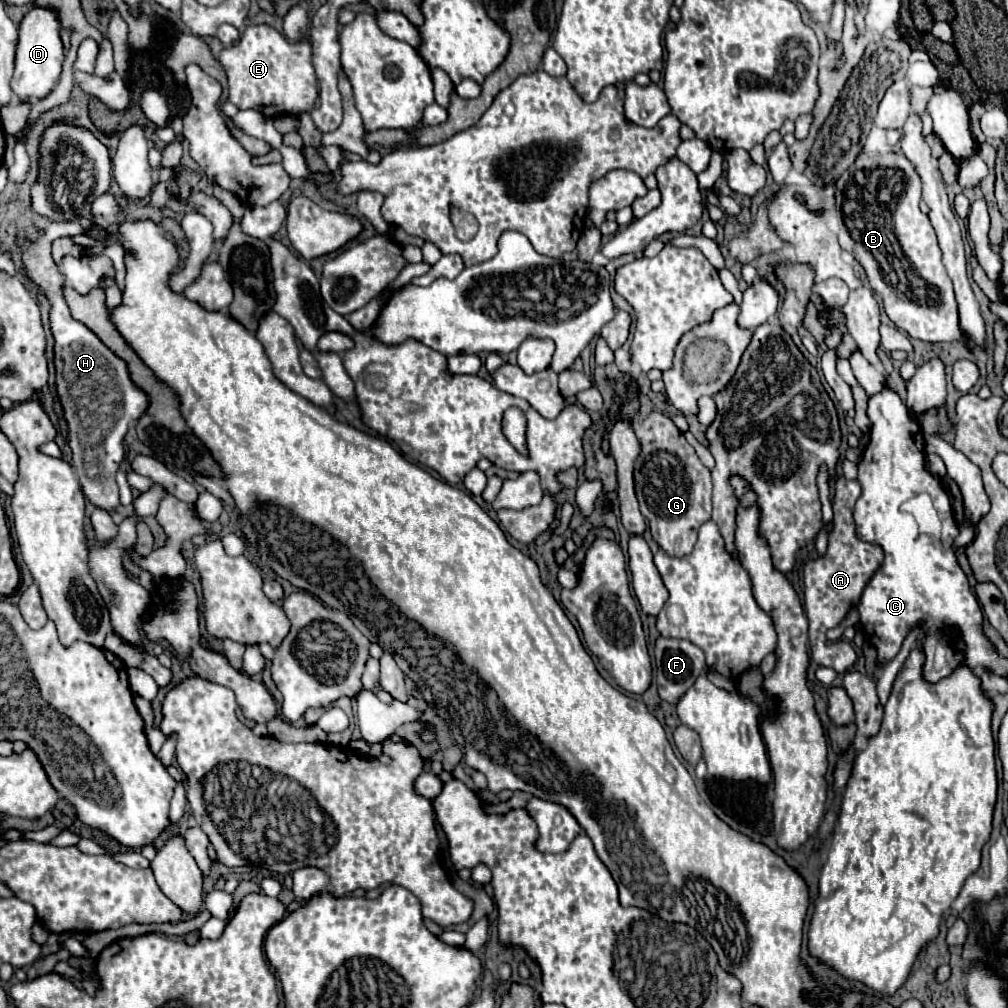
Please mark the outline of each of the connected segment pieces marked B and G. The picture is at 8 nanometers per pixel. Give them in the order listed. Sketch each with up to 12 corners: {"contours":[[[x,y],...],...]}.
{"contours":[[[904,154],[836,180],[840,246],[896,328],[964,342]],[[674,420],[634,424],[634,486],[652,538],[694,548],[712,478]]]}

